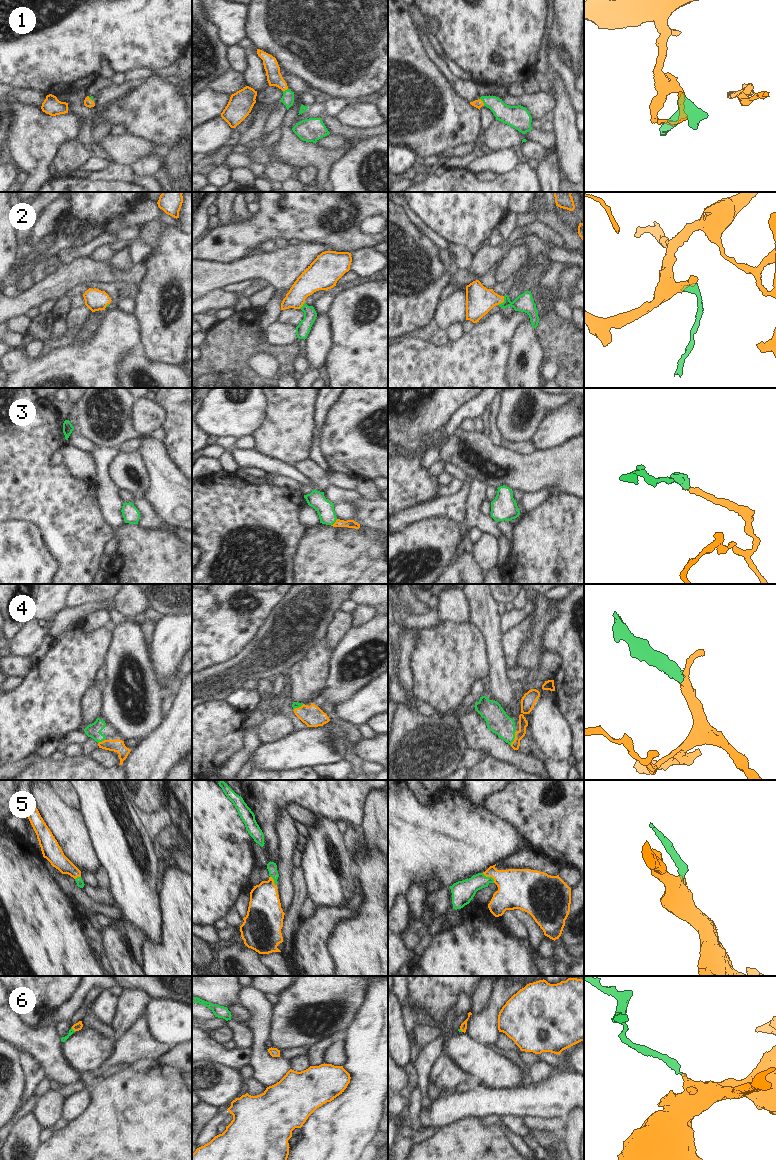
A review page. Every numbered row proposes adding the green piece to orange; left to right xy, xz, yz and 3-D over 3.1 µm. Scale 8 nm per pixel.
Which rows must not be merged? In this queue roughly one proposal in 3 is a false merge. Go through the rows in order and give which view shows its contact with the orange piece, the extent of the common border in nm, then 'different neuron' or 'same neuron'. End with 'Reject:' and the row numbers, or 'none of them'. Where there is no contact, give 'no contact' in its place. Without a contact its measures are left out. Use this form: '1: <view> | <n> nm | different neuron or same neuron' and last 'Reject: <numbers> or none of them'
1: yz | 70 nm | same neuron
2: yz | 90 nm | same neuron
3: xz | 80 nm | same neuron
4: yz | 130 nm | same neuron
5: yz | 130 nm | same neuron
6: xy | 50 nm | same neuron
Reject: none of them

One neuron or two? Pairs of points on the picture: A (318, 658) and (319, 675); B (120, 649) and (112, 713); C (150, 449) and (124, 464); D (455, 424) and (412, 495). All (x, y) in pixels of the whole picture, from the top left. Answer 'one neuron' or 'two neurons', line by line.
A: one neuron
B: one neuron
C: two neurons
D: two neurons

